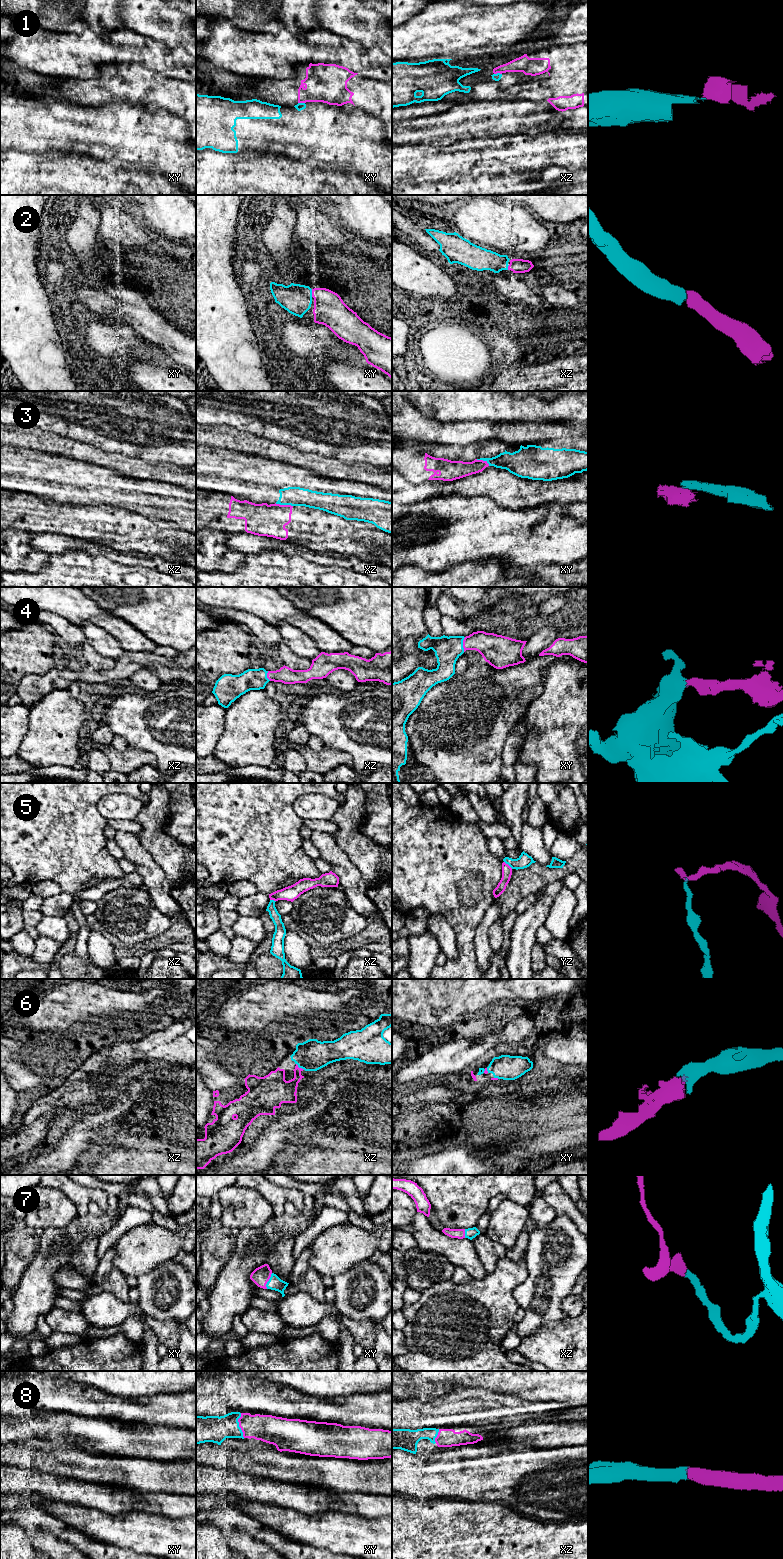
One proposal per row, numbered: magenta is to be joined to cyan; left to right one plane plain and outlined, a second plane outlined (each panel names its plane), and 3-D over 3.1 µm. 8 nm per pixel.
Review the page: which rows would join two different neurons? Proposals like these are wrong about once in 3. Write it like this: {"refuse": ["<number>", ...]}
{"refuse": ["1", "3", "5"]}

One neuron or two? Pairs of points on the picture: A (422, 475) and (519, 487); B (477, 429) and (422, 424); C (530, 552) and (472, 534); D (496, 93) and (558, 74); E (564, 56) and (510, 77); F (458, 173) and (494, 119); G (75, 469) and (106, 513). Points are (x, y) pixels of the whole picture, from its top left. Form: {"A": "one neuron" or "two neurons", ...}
{"A": "two neurons", "B": "one neuron", "C": "one neuron", "D": "one neuron", "E": "two neurons", "F": "two neurons", "G": "two neurons"}

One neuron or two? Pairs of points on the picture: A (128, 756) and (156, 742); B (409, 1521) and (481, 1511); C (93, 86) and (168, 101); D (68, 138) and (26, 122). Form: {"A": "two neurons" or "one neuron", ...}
{"A": "two neurons", "B": "one neuron", "C": "one neuron", "D": "one neuron"}

